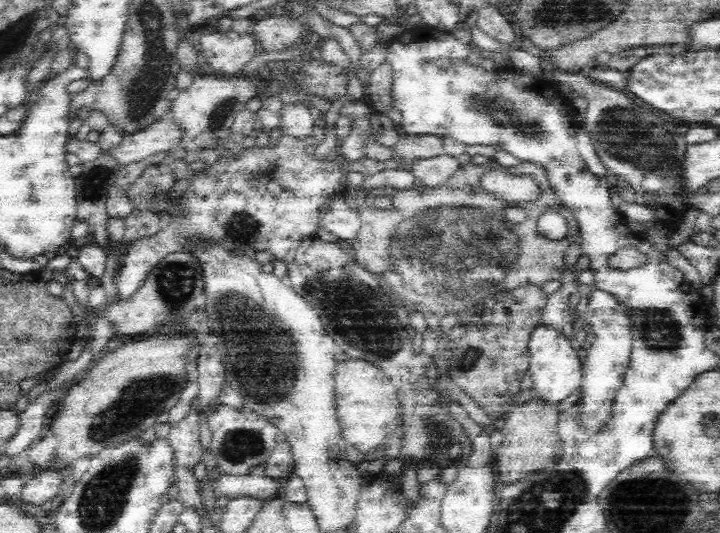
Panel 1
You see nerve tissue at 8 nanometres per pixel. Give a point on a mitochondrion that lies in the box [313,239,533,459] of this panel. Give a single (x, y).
(472, 356)

